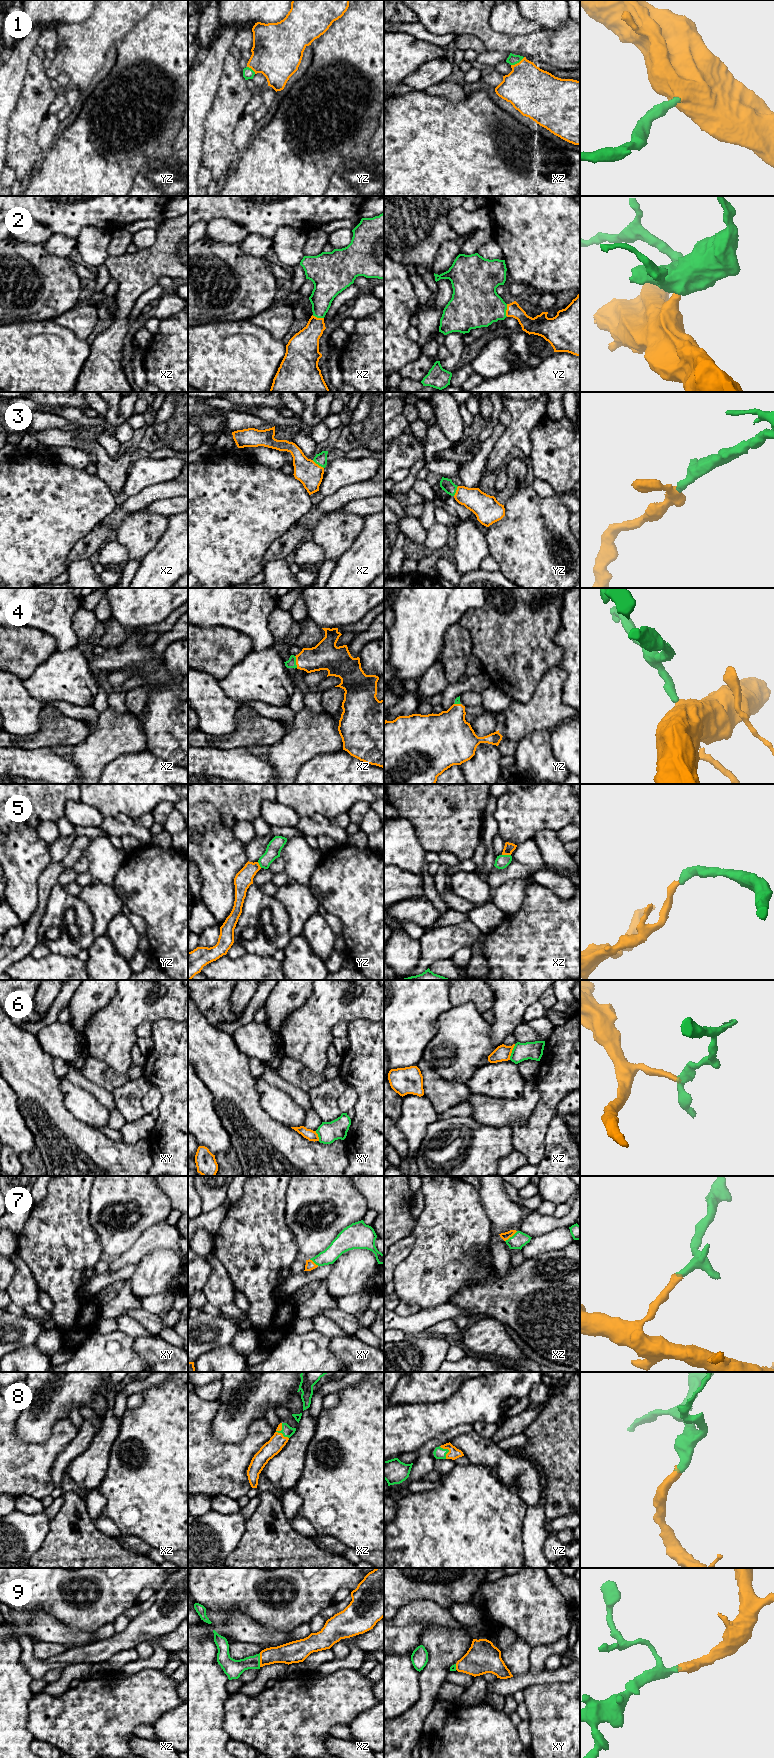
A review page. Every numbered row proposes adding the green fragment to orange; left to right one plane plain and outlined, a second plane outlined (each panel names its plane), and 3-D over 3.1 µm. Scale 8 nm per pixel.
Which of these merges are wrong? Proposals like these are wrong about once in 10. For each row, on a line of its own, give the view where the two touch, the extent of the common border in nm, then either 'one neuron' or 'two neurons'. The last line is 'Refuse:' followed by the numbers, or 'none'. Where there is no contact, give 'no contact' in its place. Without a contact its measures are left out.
1: contact in xz; length 130 nm; one neuron
2: contact in yz; length 100 nm; one neuron
3: contact in xz; length 120 nm; one neuron
4: contact in xz; length 100 nm; one neuron
5: contact in xz; length 70 nm; one neuron
6: contact in xz; length 140 nm; two neurons
7: contact in xz; length 130 nm; one neuron
8: contact in xz; length 140 nm; one neuron
9: contact in xz; length 110 nm; one neuron
Refuse: 6

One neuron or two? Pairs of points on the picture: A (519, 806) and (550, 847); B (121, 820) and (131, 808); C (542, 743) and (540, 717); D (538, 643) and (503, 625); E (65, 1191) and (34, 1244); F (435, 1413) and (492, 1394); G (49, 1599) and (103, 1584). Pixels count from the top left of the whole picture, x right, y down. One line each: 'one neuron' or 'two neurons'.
A: two neurons
B: two neurons
C: two neurons
D: one neuron
E: one neuron
F: one neuron
G: one neuron

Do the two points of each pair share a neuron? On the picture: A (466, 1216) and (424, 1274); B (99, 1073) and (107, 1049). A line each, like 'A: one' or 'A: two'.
A: one
B: two

